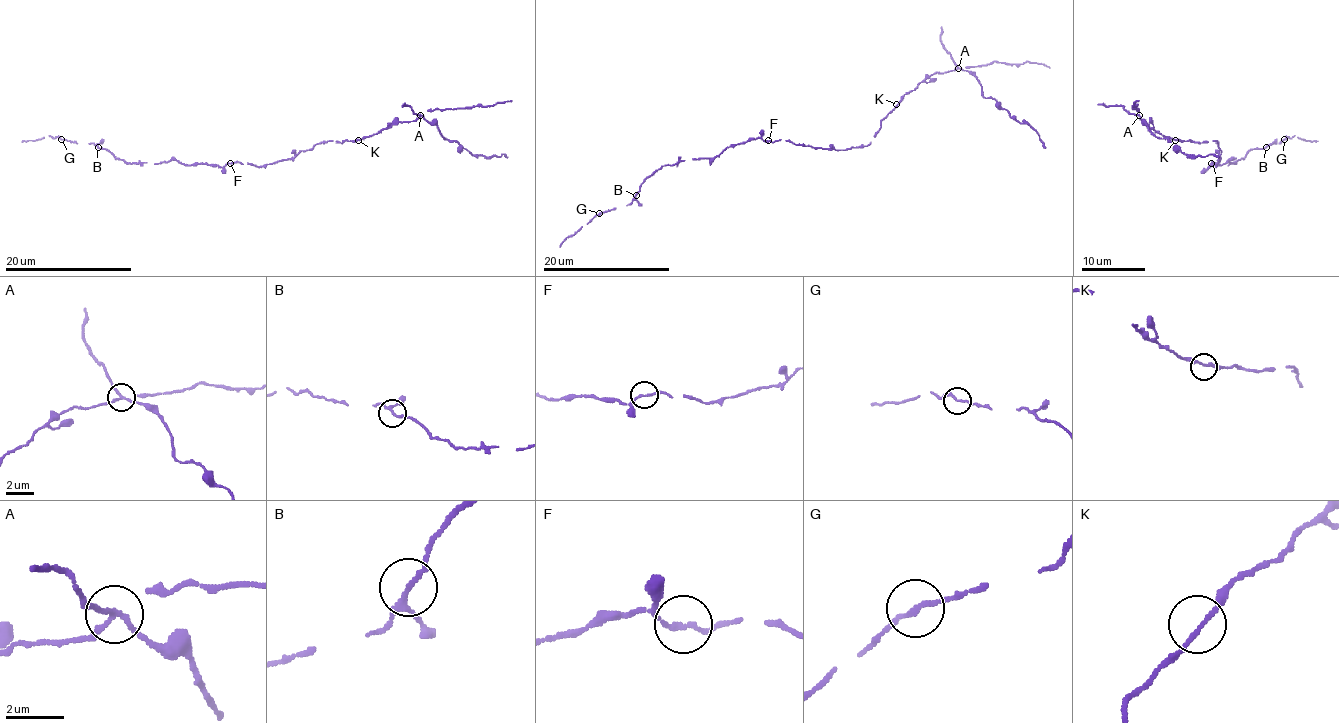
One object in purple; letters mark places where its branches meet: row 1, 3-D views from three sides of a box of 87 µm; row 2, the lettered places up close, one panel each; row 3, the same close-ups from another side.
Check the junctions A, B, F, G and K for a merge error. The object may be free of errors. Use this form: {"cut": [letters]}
{"cut": ["A"]}

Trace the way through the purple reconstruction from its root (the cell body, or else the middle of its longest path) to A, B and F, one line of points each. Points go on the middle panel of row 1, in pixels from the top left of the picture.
A: (818, 148), (847, 150), (868, 145), (880, 121), (907, 93), (933, 74), (958, 67)
B: (818, 148), (788, 140), (748, 139), (731, 144), (713, 158), (664, 164), (636, 195)
F: (818, 148), (788, 140), (768, 140)

